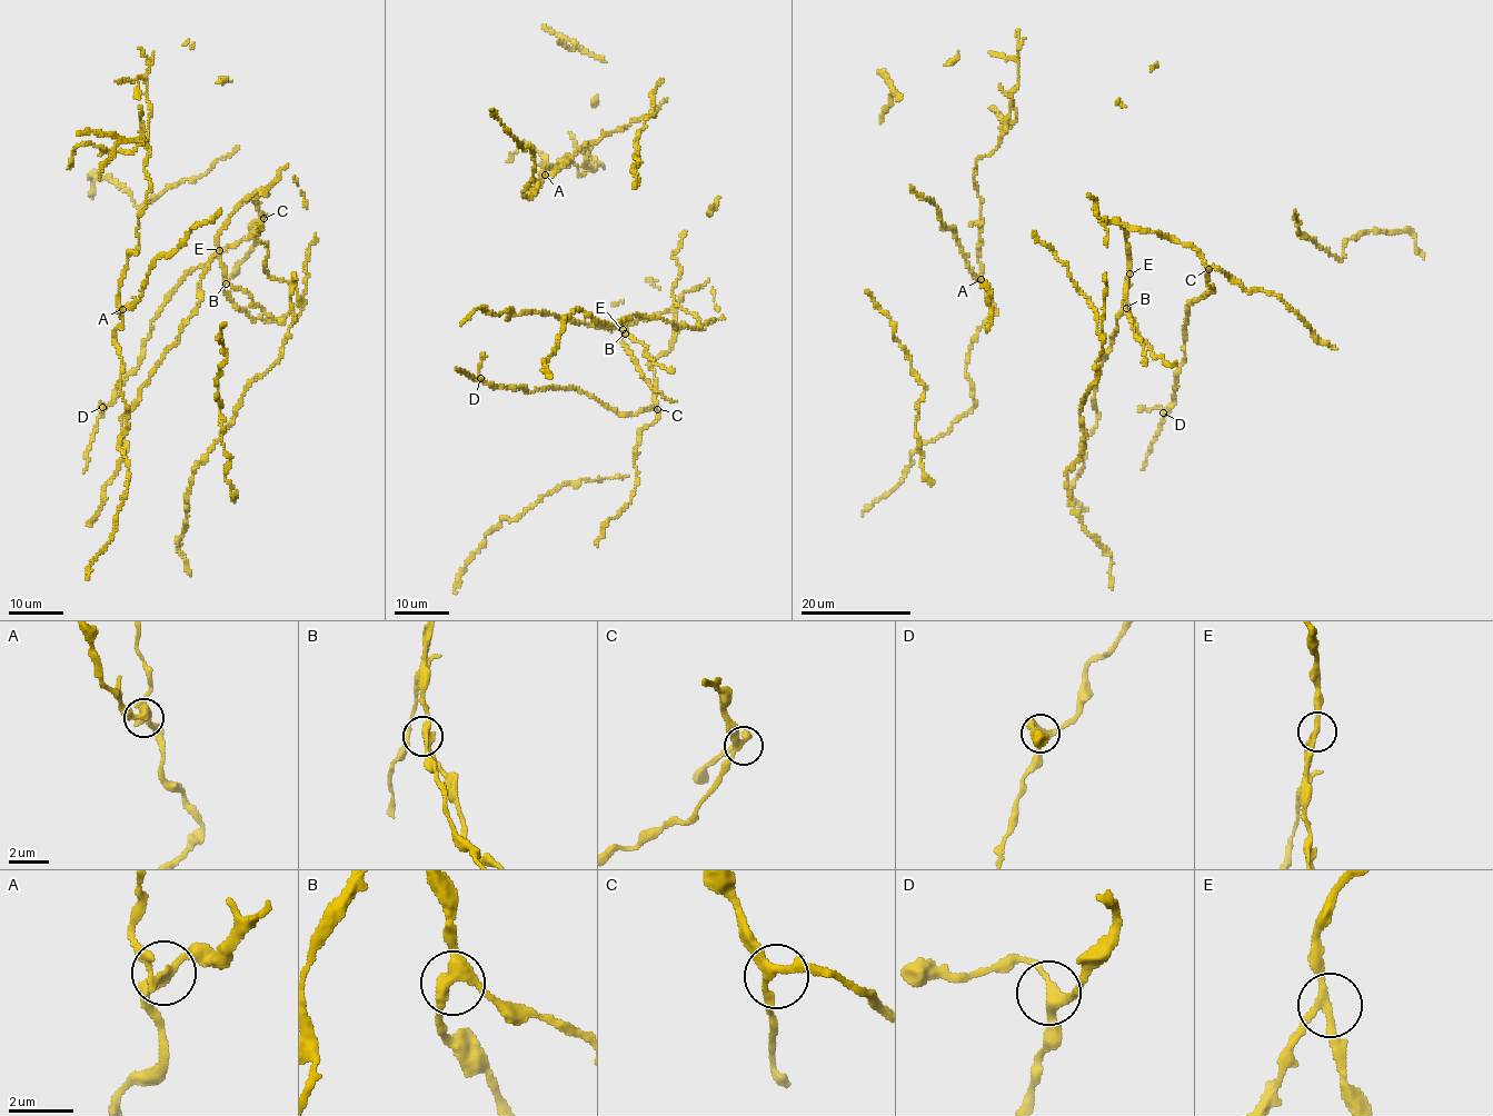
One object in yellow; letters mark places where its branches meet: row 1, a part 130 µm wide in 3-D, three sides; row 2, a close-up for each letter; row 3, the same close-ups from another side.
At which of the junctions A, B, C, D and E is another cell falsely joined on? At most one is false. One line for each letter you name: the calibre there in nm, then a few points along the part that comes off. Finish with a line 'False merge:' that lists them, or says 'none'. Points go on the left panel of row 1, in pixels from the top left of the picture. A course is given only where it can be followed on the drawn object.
A: Thickness 220 nm. Course of the part to remove: (122, 309), (119, 280), (128, 253), (138, 248), (150, 149), (82, 142), (68, 169)
False merge: A

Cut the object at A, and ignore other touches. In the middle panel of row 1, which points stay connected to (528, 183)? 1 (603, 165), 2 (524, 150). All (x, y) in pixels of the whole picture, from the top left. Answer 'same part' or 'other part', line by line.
1: other part
2: same part

